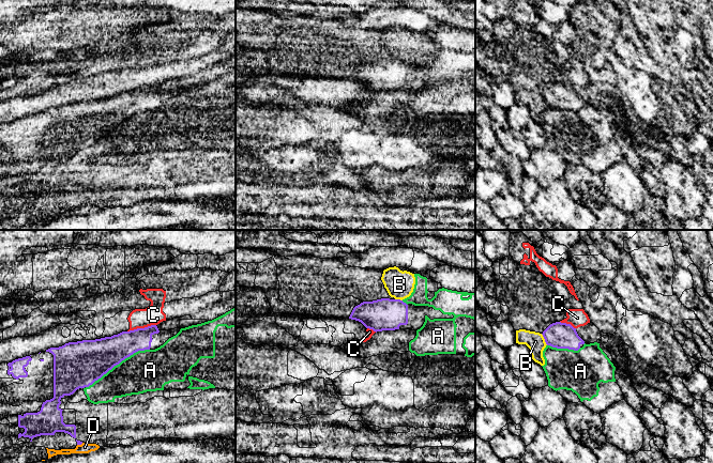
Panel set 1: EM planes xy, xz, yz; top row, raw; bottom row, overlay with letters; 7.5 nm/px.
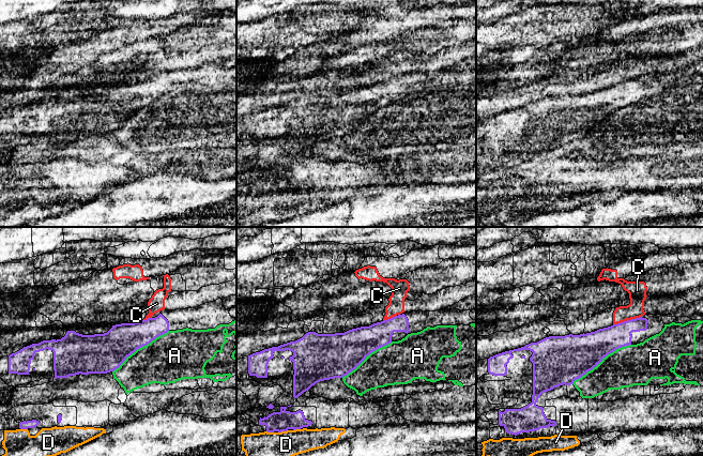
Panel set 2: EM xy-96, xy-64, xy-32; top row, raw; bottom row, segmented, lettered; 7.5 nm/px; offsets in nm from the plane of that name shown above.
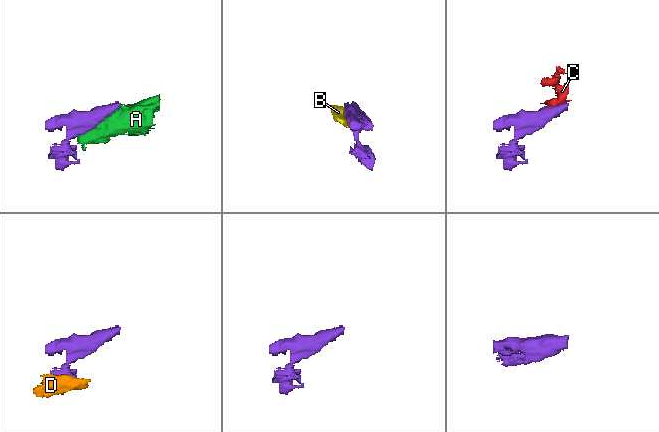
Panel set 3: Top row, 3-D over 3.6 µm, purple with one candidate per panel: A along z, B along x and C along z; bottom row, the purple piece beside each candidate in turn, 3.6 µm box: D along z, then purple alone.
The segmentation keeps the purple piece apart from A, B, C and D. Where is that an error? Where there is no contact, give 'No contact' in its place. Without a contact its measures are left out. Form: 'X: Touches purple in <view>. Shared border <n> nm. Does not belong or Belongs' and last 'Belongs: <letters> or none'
A: Touches purple in xy. Shared border 550 nm. Does not belong
B: Touches purple in yz. Shared border 100 nm. Does not belong
C: Touches purple in xy. Shared border 220 nm. Does not belong
D: Touches purple in xy. Shared border 50 nm. Does not belong
Belongs: none

